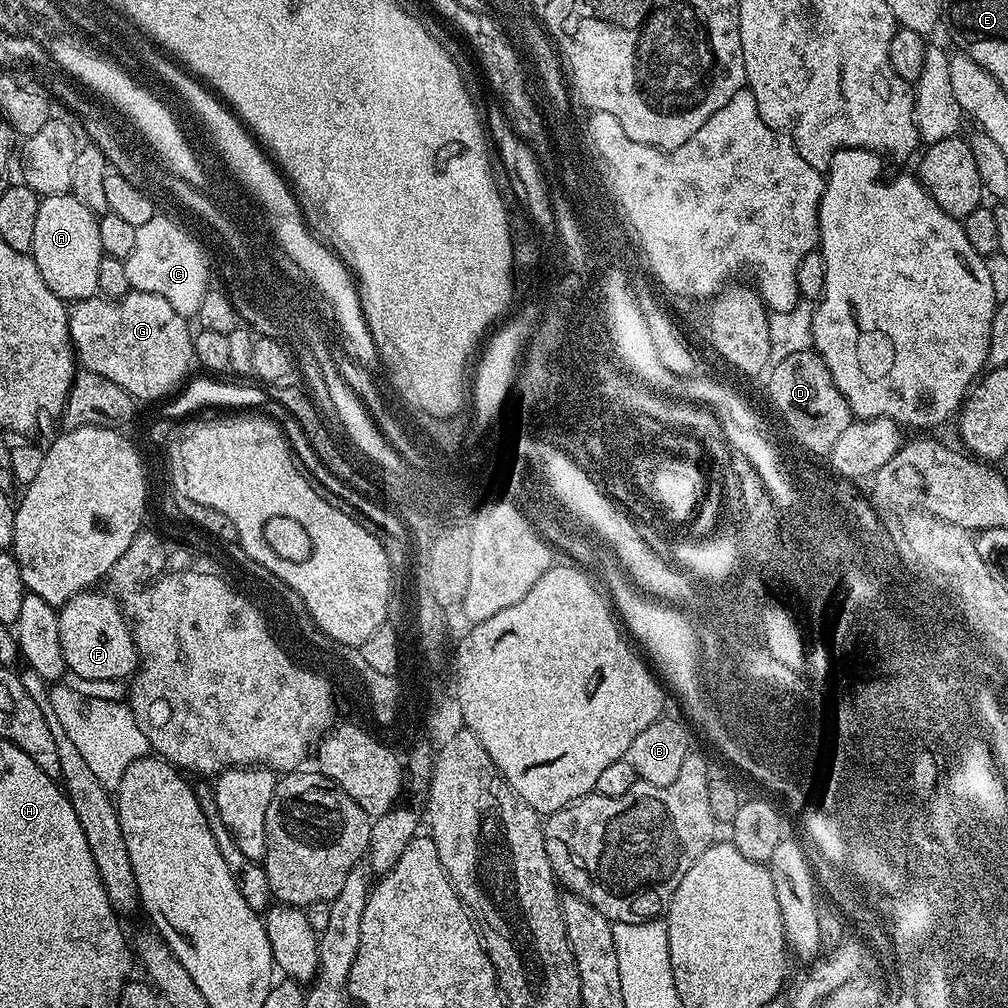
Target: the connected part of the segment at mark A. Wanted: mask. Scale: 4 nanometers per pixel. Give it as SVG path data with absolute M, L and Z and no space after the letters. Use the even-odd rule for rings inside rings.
M71 194L45 196L34 221L31 257L35 260L46 286L65 302L85 300L98 292L98 268L104 251L98 238L100 221Z

